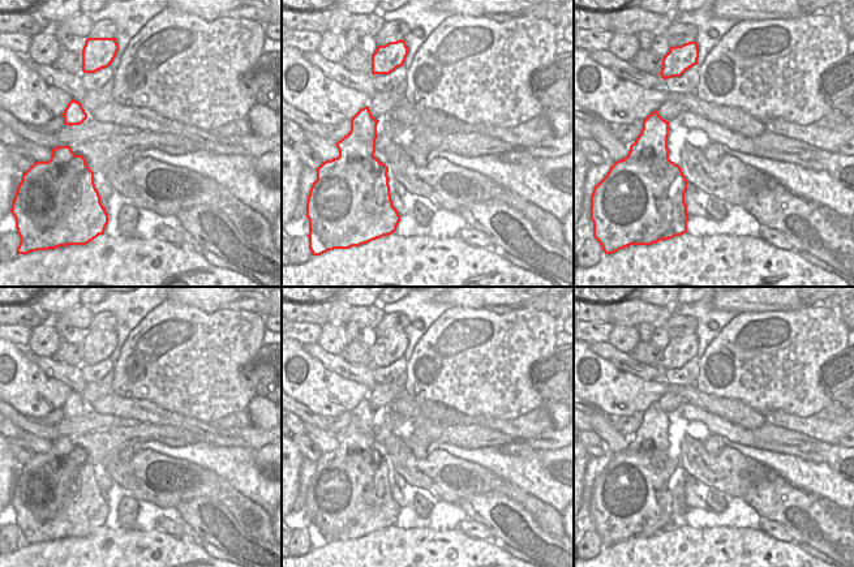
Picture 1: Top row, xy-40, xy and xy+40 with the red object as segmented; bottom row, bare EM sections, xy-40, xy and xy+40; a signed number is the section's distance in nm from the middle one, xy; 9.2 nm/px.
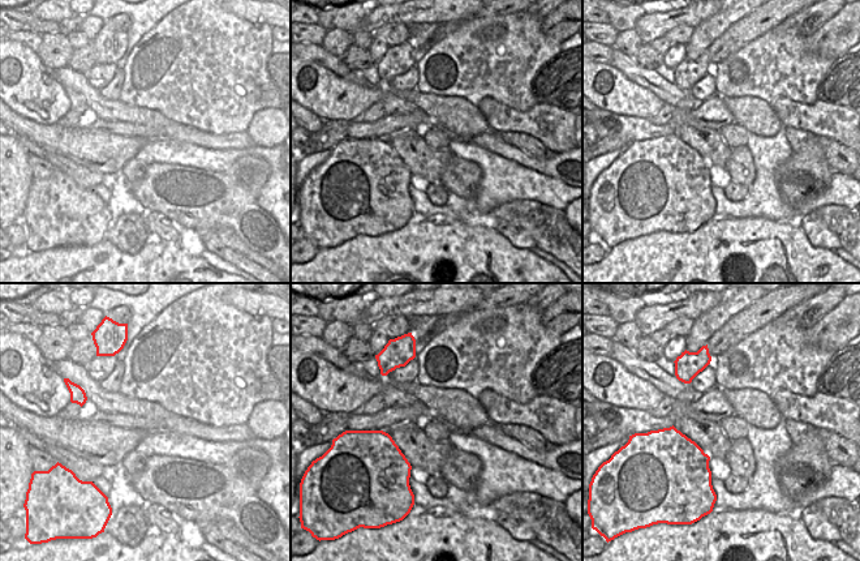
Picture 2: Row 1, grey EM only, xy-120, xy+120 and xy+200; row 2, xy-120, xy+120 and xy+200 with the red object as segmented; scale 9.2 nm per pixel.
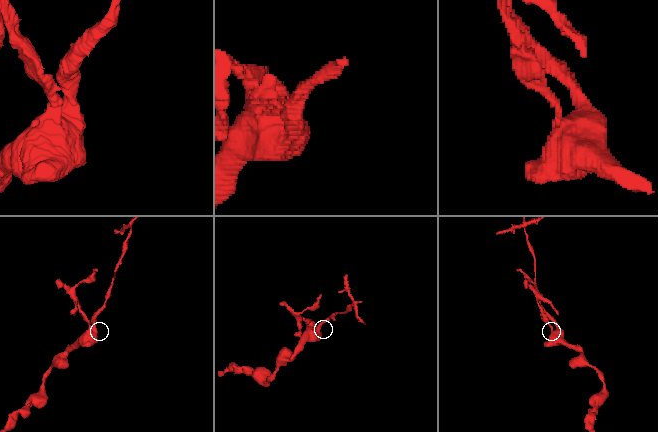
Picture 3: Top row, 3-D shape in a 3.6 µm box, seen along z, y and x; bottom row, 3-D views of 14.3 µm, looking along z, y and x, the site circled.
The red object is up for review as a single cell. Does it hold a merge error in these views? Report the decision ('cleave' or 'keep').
keep

